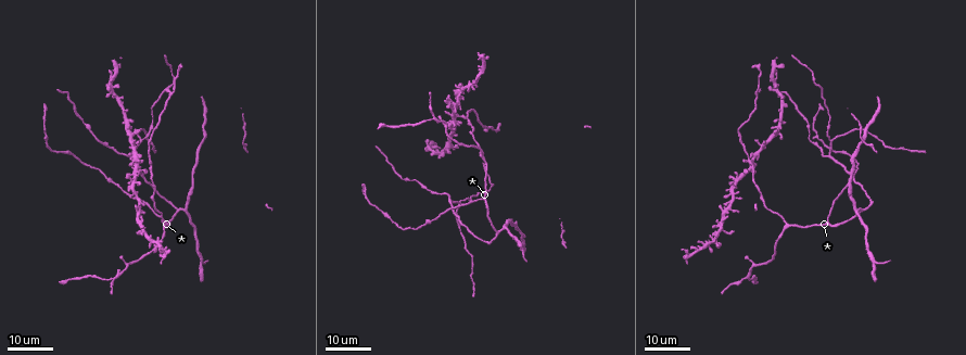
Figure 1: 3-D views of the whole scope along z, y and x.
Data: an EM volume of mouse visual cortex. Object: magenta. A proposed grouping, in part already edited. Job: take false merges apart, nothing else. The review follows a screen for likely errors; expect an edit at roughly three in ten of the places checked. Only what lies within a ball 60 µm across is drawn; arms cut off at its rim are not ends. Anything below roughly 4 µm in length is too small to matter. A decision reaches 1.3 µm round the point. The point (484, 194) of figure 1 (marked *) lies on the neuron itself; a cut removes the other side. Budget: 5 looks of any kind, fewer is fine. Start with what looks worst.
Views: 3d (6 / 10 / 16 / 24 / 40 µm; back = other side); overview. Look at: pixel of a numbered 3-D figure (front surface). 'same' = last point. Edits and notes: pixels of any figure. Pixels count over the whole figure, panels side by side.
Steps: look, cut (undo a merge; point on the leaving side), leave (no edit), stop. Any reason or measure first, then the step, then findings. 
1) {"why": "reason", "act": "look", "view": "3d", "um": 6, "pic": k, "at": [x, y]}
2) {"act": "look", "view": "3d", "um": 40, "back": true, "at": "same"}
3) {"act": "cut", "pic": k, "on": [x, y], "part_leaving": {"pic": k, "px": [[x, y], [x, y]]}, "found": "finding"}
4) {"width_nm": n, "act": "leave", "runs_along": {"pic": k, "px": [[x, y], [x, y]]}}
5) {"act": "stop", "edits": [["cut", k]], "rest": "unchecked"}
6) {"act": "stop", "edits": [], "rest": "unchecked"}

{"why": "arms part here", "act": "look", "view": "3d", "um": 24, "pic": 1, "at": [143, 140]}

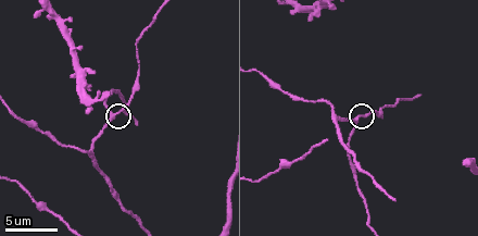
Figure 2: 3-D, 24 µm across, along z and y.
{"why": "zoom in", "act": "look", "view": "3d", "um": 10, "pic": 2, "at": [355, 119]}

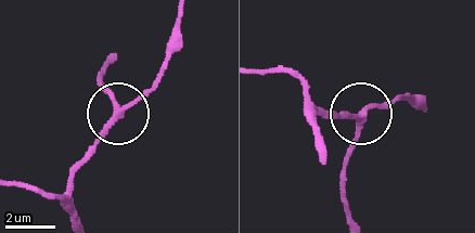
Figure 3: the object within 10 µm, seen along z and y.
{"side_arm_um": 25, "arms": 3, "act": "leave", "found": "one neuron here"}

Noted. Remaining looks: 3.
{"why": "small branch off a trunk", "act": "look", "view": "3d", "um": 16, "pic": 1, "at": [434, 120]}

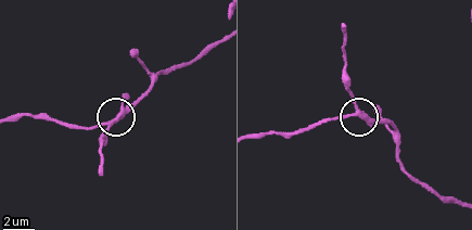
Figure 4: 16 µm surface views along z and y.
{"act": "look", "view": "3d", "um": 6, "pic": 4, "at": [115, 120]}

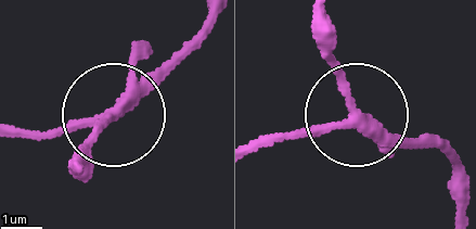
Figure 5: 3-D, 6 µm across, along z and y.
{"arms": 3, "act": "leave", "runs_along": {"pic": 5, "px": [[457, 174], [429, 147], [377, 132], [319, 42]]}, "found": "one neuron here"}

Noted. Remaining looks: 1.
{"act": "stop", "edits": [], "rest": "unchecked"}

